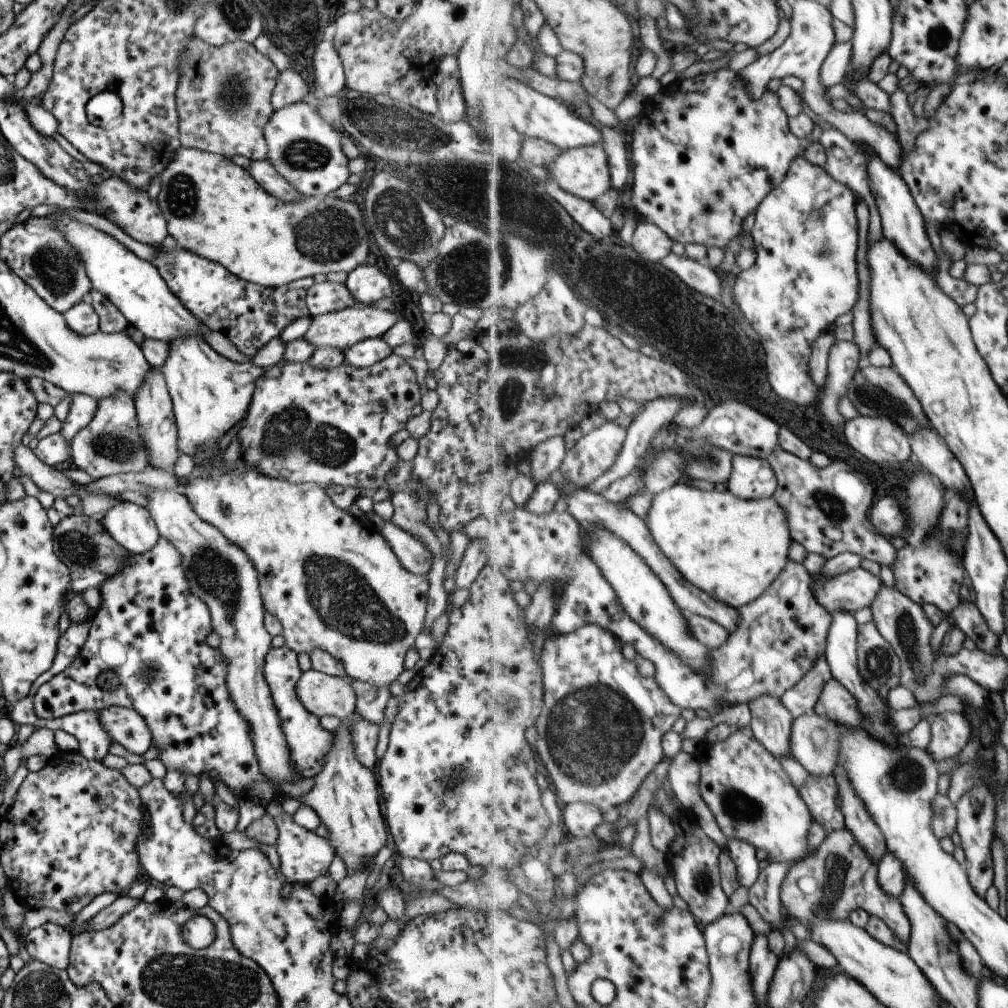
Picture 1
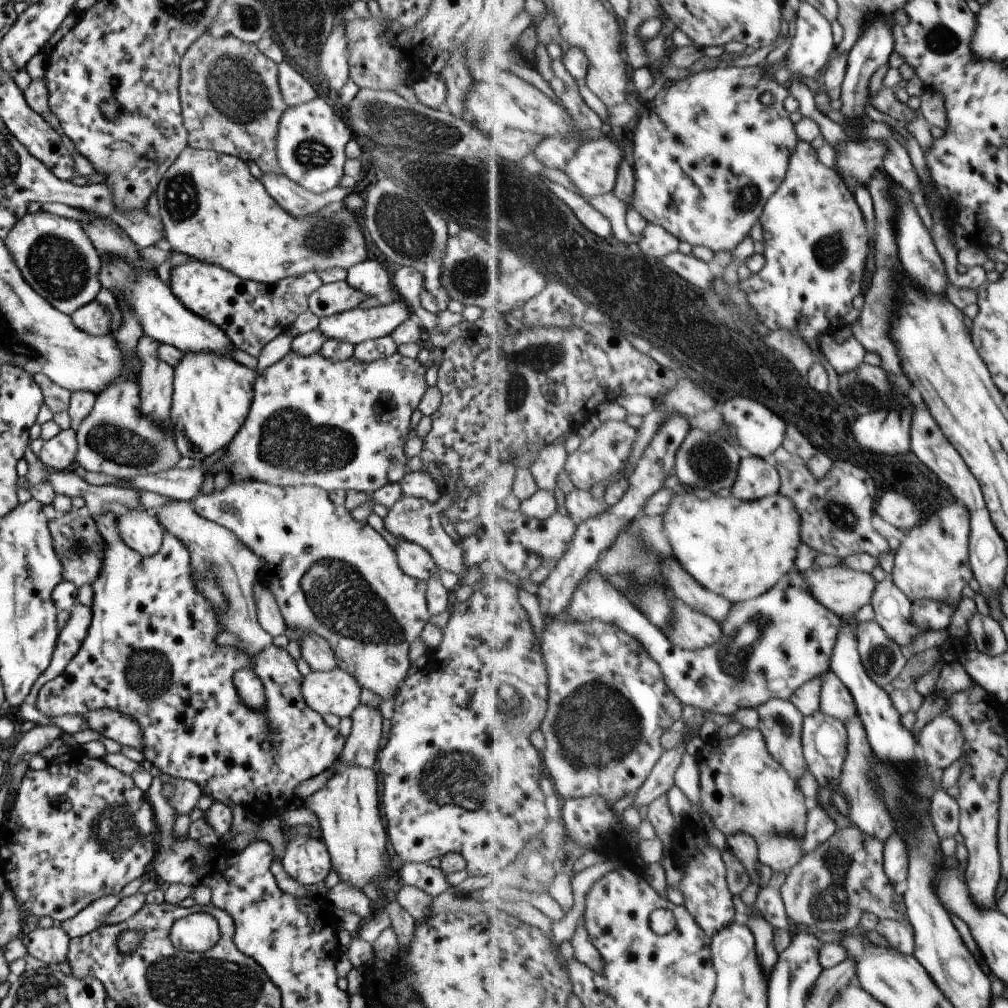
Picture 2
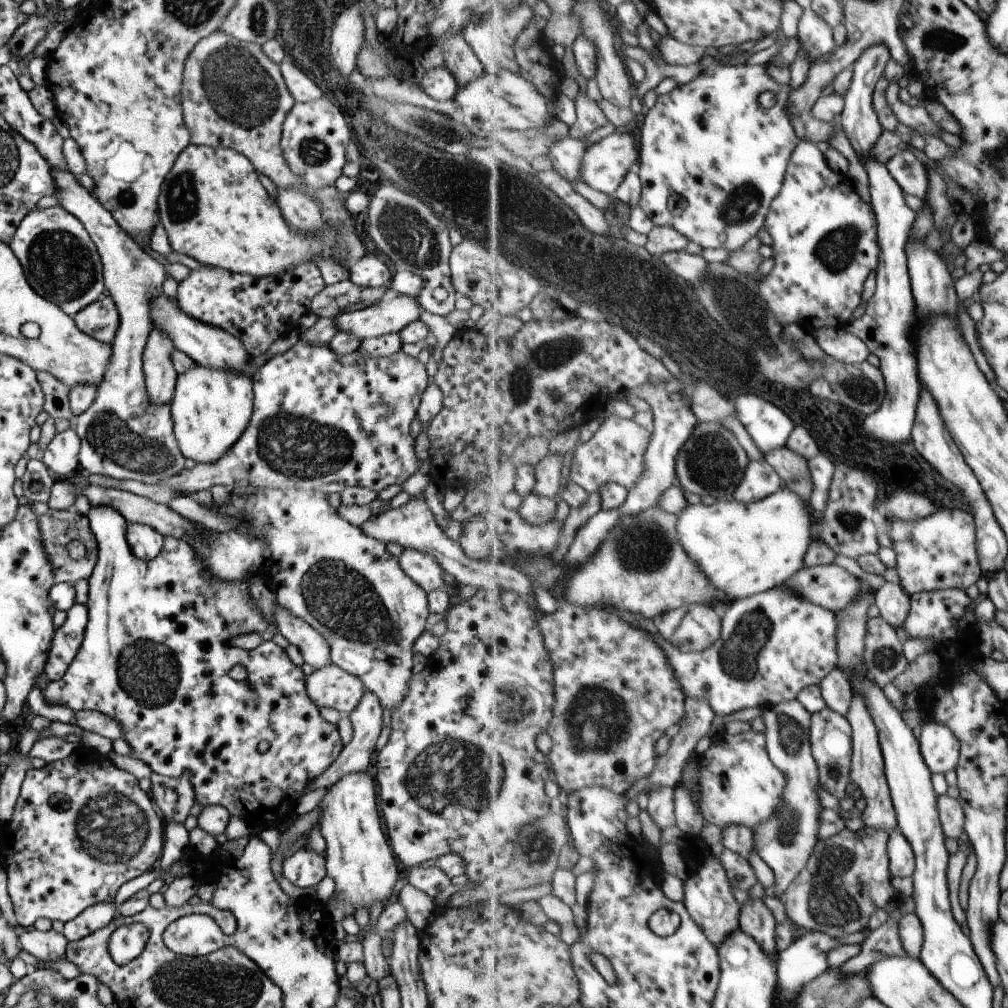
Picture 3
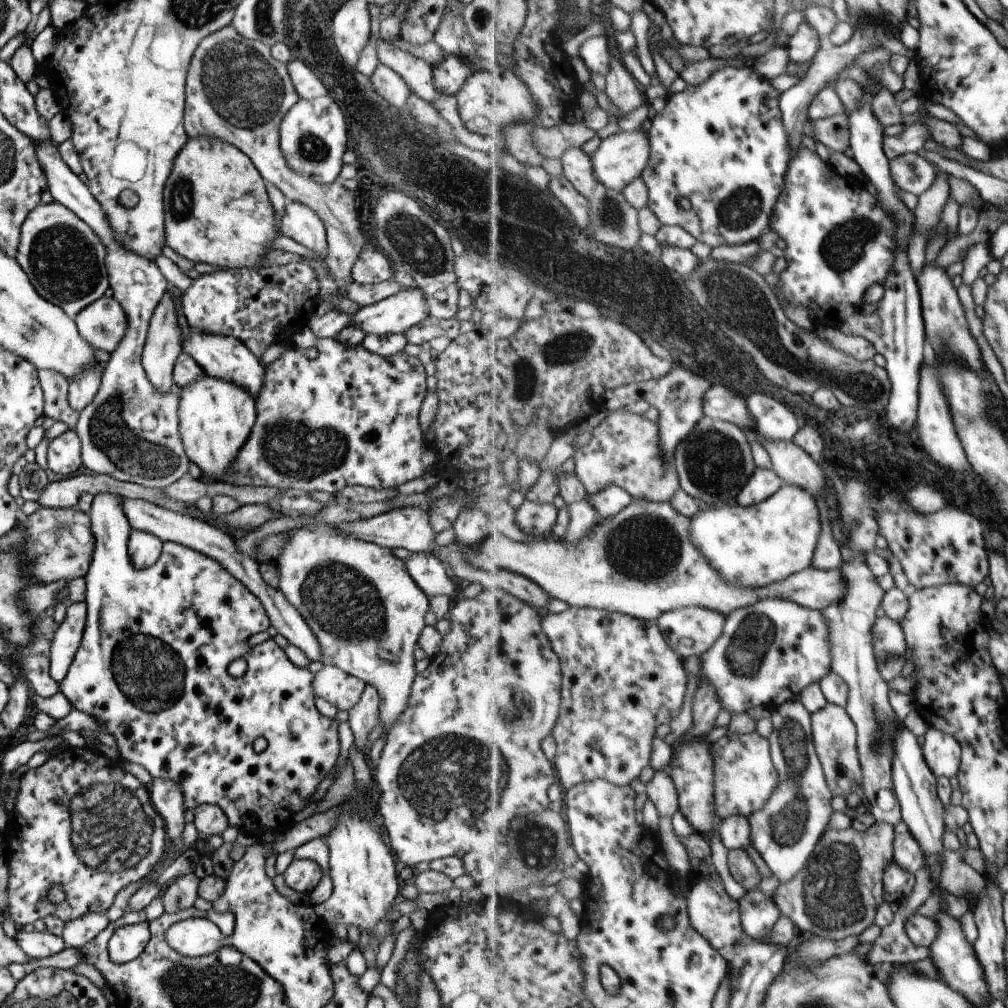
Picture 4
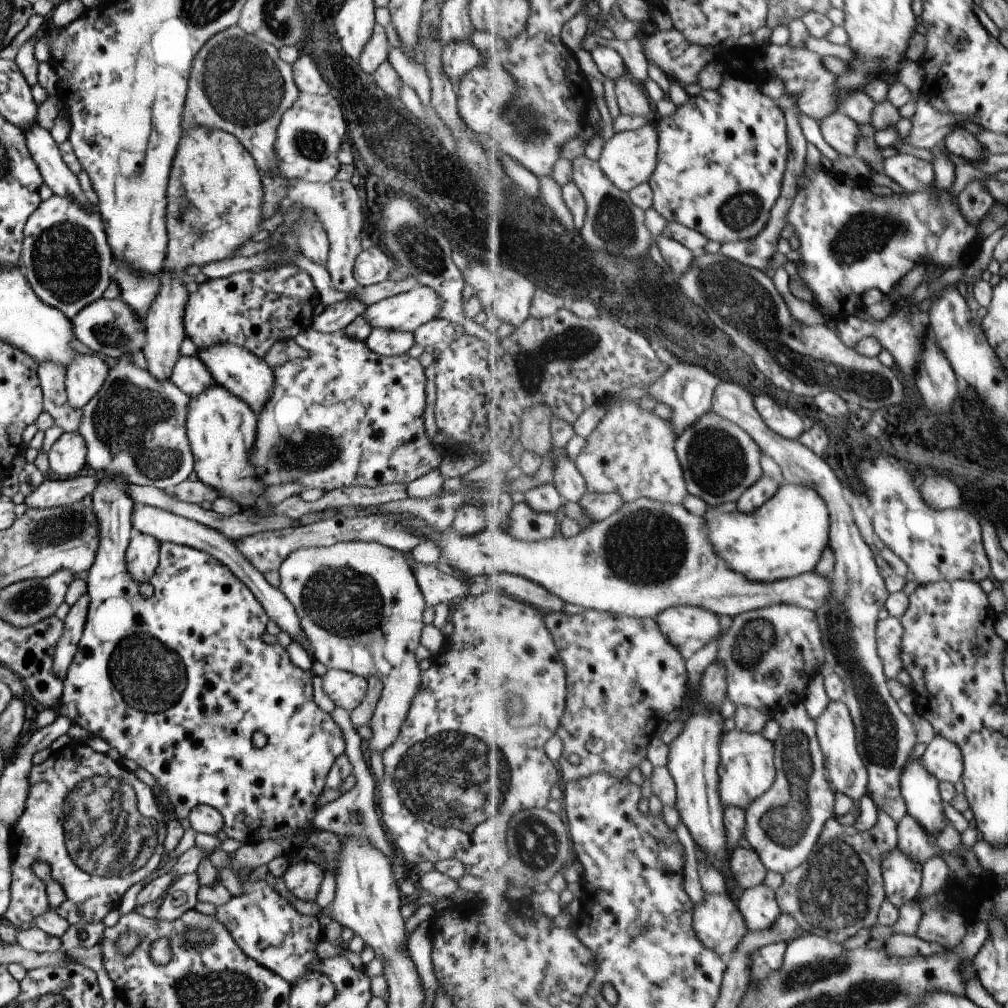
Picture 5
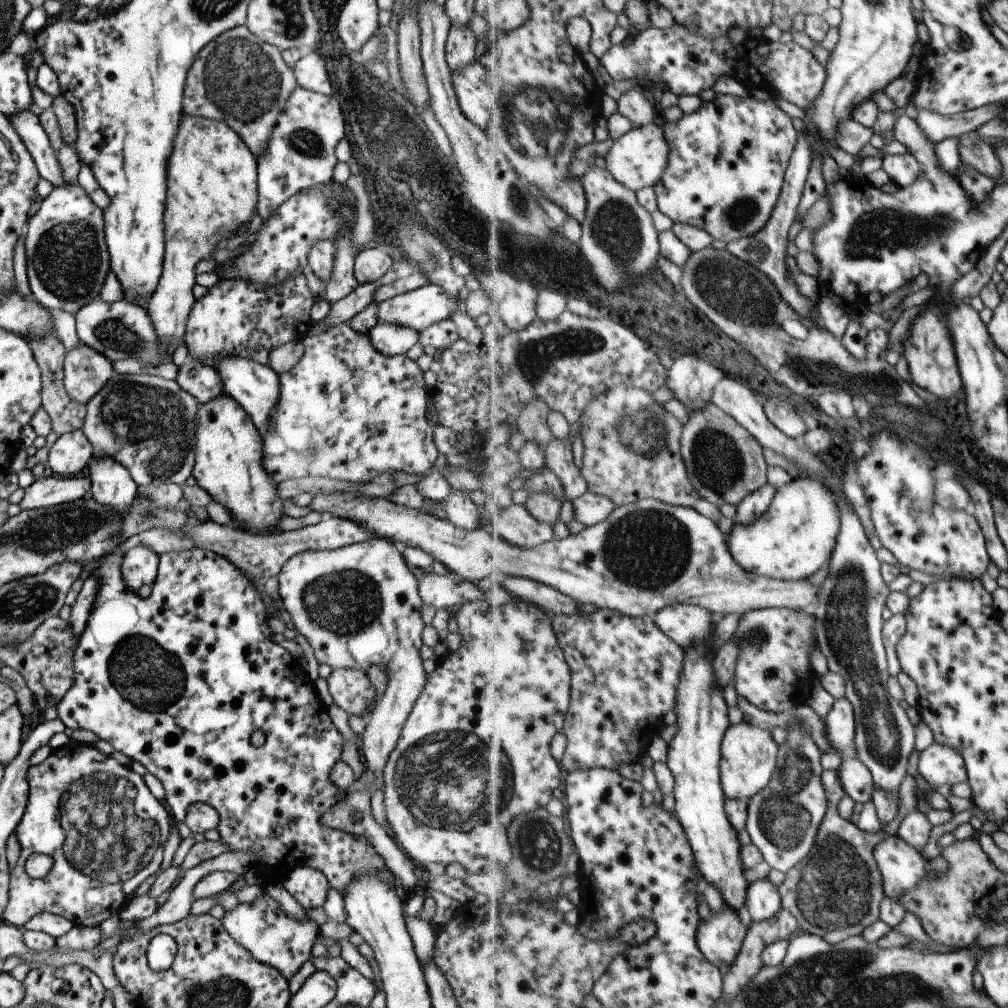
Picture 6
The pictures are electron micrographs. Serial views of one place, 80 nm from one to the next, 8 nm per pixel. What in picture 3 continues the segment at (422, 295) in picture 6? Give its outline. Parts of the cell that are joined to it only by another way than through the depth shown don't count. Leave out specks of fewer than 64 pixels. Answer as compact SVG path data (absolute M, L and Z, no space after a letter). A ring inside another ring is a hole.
M397 293L389 301L377 301L360 310L340 313L334 318L338 331L354 334L359 340L383 336L389 333L398 333L406 324L417 321L419 318L420 304L416 298Z

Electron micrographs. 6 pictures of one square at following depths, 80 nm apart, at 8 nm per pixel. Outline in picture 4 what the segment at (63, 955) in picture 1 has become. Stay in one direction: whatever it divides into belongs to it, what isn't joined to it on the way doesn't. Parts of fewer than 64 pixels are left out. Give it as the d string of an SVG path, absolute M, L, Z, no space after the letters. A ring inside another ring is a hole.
M19 928L14 936L18 947L28 956L33 958L45 958L57 954L65 948L61 937L53 936L47 931L37 931L34 929L31 932L25 932Z

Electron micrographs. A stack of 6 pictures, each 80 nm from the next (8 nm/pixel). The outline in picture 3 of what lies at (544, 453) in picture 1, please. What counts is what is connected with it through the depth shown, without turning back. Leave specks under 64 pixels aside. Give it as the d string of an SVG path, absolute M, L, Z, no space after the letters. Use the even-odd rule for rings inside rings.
M547 455L536 465L537 482L533 493L548 499L559 495L565 484L565 480L561 476L561 472L563 472L561 468L563 468L563 457Z

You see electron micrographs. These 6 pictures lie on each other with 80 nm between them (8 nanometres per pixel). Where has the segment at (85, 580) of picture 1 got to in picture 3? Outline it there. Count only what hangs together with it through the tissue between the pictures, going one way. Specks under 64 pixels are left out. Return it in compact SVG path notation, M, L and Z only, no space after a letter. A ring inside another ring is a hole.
M73 506L65 510L52 510L37 517L40 543L44 555L52 566L55 583L72 585L91 574L96 559L96 540L88 525L87 516L78 513Z

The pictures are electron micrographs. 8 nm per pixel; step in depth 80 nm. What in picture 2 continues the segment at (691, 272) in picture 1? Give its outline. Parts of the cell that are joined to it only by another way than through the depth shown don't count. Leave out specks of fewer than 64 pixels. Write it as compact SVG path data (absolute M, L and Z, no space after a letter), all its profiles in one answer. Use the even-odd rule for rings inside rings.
M672 252L668 254L662 261L665 260L666 266L687 279L692 285L695 285L700 290L708 290L713 284L715 276L709 268L708 262L697 258L693 254L683 254L683 252Z

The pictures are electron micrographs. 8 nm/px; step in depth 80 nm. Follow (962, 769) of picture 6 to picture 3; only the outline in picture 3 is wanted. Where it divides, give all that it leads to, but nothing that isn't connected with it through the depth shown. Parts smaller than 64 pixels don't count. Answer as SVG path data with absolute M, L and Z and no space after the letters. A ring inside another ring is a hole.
M933 722L921 725L920 747L932 773L955 771L961 758L961 741L947 726Z

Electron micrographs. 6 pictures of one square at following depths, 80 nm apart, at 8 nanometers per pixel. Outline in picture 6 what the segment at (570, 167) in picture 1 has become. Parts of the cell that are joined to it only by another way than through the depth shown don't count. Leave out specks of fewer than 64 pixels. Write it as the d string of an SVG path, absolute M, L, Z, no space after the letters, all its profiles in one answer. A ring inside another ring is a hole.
M654 123L636 127L614 141L605 161L609 172L627 188L634 191L641 191L647 187L654 188L664 178L670 163L670 144L665 128Z

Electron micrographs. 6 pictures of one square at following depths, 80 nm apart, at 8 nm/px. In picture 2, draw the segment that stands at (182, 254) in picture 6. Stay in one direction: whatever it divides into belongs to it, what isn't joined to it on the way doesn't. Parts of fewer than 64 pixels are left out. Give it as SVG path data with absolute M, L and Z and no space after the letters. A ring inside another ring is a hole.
M186 146L181 150L155 190L165 247L198 261L220 266L243 280L268 285L308 270L317 273L333 267L347 270L366 259L365 242L355 221L355 213L345 206L337 212L331 212L325 206L308 217L294 219L268 195L262 182L249 173L245 163L236 156L209 149ZM143 335L136 346L140 362L136 381L139 385L139 410L152 421L161 423L166 433L171 433L169 411L172 401L173 369L157 356L158 343L154 338Z

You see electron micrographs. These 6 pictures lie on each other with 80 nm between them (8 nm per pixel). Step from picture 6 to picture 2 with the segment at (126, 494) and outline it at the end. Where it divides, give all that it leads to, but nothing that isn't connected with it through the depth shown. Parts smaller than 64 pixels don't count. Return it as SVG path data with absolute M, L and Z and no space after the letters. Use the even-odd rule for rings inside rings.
M104 512L93 518L96 531L102 538L104 549L102 552L102 563L97 578L90 584L92 588L92 599L90 602L91 618L86 635L83 637L75 656L69 660L65 670L59 676L52 677L39 687L36 698L36 707L48 717L58 717L67 713L81 715L97 709L111 709L134 719L139 725L141 732L142 747L139 751L151 766L155 766L161 774L167 774L173 778L189 779L200 788L201 795L207 795L213 802L229 806L239 804L243 811L255 812L255 816L261 822L269 817L279 816L295 798L294 789L304 780L323 772L331 767L337 760L344 745L344 738L337 734L335 727L329 727L313 709L305 704L300 689L303 677L295 667L295 661L289 656L285 649L275 647L274 644L267 645L255 656L250 657L238 651L235 647L219 645L216 636L223 631L218 616L212 604L197 592L196 584L192 579L192 568L189 555L181 541L167 531L163 531L162 543L159 550L148 557L139 556L122 541L116 527L116 516L112 512ZM248 668L257 675L261 681L265 702L261 712L250 709L237 694L237 689L232 683L232 674L239 669ZM262 741L268 741L270 747L264 751L260 747Z

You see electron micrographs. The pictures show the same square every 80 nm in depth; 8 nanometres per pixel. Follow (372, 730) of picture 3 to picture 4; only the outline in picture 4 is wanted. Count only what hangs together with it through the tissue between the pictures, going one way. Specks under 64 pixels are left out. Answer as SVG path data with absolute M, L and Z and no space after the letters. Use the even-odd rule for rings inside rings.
M365 684L360 699L348 710L349 728L353 744L363 750L367 732L378 723L378 692L374 686Z

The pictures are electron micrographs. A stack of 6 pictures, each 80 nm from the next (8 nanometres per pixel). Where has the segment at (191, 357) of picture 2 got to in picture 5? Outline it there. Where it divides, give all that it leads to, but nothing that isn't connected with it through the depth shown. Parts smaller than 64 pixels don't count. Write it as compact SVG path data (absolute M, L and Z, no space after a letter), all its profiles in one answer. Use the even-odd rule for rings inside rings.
M217 384L189 398L185 428L193 459L192 470L199 482L216 490L219 497L229 498L241 510L253 509L259 517L271 515L274 506L265 501L265 486L254 475L249 460L256 437L255 413L240 398Z

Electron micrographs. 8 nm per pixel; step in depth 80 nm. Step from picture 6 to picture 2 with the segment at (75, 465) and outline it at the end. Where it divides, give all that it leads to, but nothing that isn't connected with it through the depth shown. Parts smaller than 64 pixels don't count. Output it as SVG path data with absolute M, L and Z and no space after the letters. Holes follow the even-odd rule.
M61 429L48 441L43 441L37 458L51 470L62 471L75 462L76 432L73 429Z

